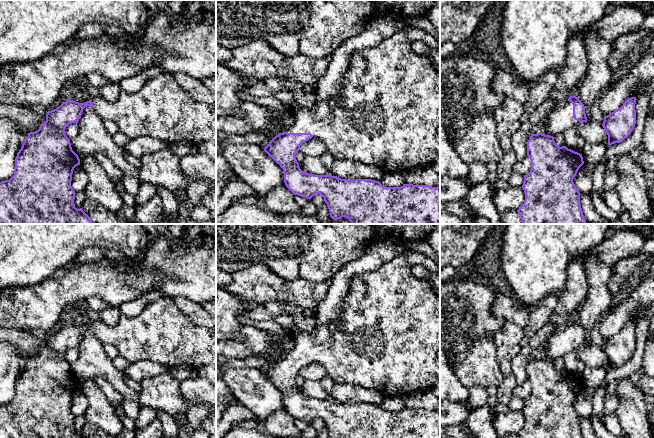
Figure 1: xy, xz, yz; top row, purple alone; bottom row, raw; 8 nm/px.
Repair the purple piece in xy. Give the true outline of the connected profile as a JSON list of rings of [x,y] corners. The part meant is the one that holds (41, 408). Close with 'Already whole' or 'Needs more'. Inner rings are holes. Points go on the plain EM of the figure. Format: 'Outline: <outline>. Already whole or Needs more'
Outline: [[[91,325],[63,326],[47,336],[46,345],[37,355],[28,357],[15,382],[14,399],[0,406],[0,438],[86,438],[74,428],[76,417],[71,405],[73,394],[80,389],[80,383],[72,374],[65,353],[70,347],[78,347],[85,331],[94,332]]]. Already whole

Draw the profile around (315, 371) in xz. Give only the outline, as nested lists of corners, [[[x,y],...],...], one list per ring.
[[[313,360],[311,363],[301,368],[300,375],[305,380],[321,381],[326,375],[326,371],[320,362]]]

